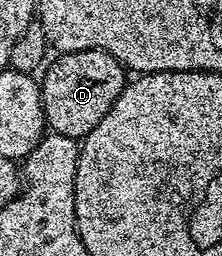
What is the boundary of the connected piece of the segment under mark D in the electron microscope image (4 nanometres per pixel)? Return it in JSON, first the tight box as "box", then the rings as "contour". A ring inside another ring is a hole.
{"box":[39,50,127,140],"contour":[[[102,50],[61,52],[56,57],[53,63],[50,61],[44,67],[39,78],[45,124],[52,133],[81,140],[95,124],[99,124],[99,120],[103,120],[103,116],[107,116],[111,104],[115,104],[127,84],[127,71]]]}

